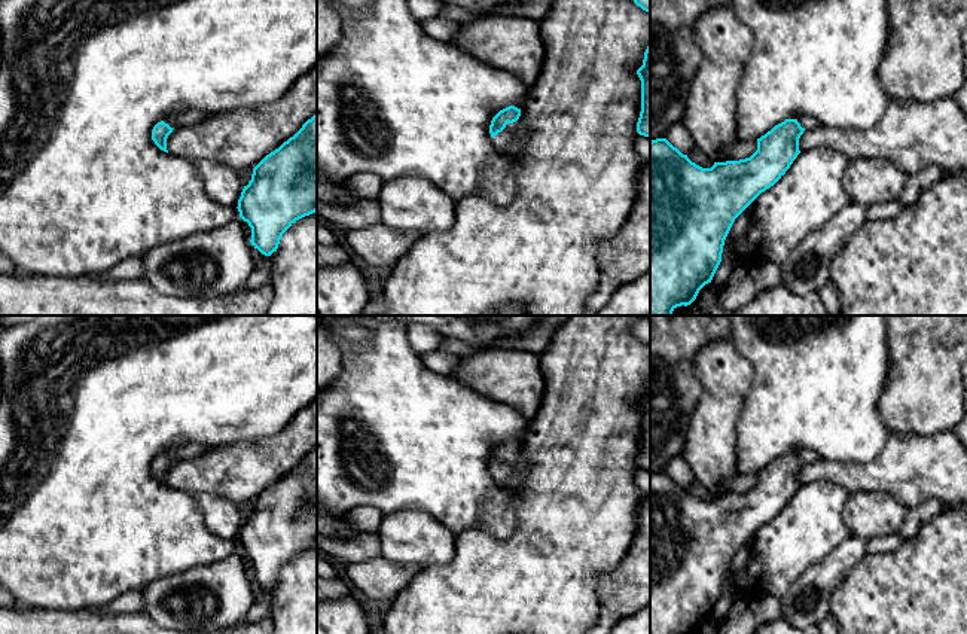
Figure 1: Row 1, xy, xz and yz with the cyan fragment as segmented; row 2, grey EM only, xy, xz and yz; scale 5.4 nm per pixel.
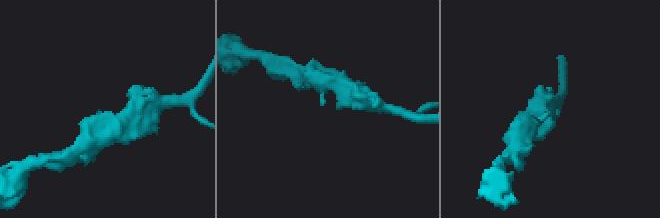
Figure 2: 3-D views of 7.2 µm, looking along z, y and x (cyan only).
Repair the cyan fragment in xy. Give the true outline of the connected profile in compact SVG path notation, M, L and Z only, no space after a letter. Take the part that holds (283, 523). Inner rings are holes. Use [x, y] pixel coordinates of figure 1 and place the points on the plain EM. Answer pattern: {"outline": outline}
{"outline": "M317 448L253 502L237 542L251 561L251 579L265 589L277 585L283 567L296 554L317 545Z"}

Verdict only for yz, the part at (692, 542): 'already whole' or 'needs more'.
needs more

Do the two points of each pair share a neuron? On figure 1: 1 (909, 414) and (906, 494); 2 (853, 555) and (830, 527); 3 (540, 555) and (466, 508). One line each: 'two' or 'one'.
1: two
2: two
3: two

